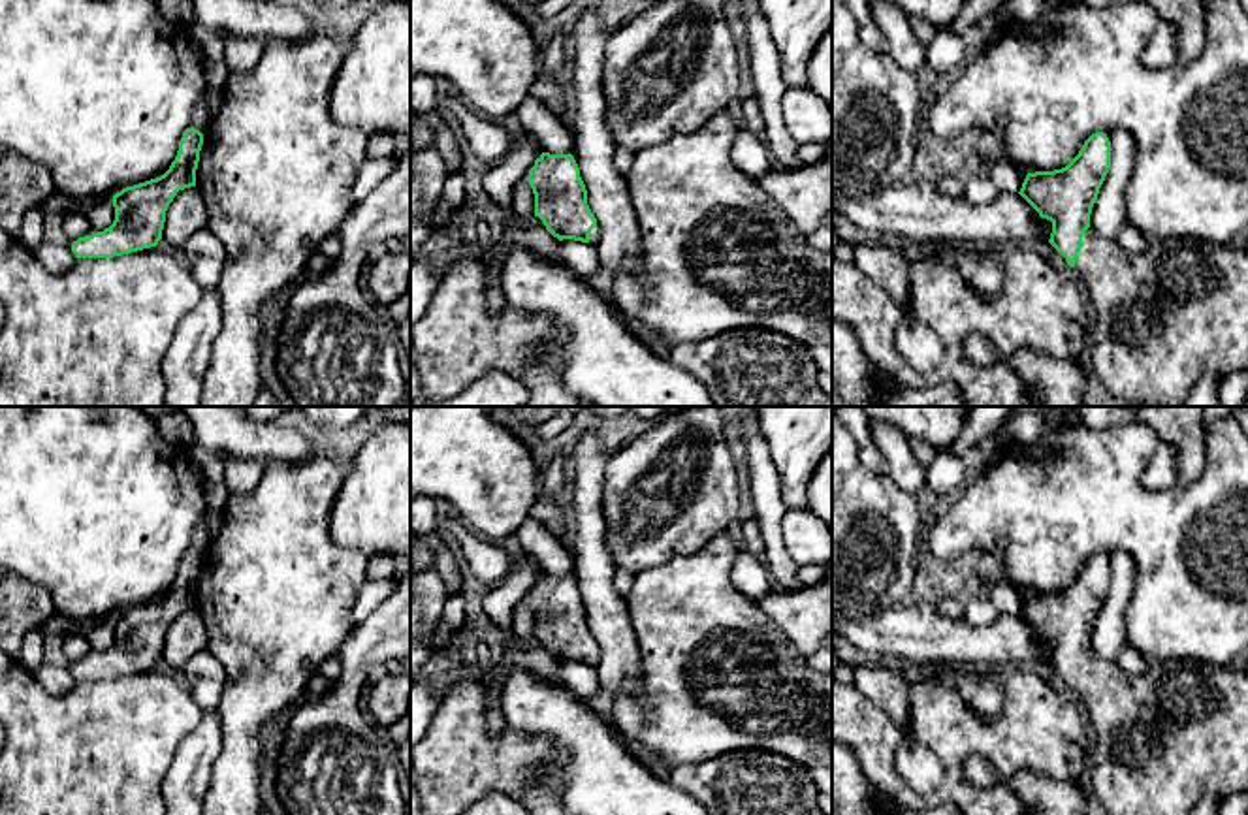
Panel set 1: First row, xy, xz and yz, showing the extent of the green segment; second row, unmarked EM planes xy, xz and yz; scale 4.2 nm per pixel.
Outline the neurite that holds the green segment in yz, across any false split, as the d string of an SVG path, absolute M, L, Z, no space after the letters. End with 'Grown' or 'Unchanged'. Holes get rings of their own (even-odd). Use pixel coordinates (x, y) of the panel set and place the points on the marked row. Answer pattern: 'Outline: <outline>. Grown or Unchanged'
Outline: M1096 132L1065 168L1028 173L1018 194L1052 222L1048 243L1088 288L1092 320L1086 344L1101 384L1118 405L1182 407L1207 375L1248 371L1248 233L1229 245L1193 237L1150 239L1143 252L1128 254L1116 239L1105 239L1090 226L1092 207L1111 169L1111 151L1107 134Z. Grown

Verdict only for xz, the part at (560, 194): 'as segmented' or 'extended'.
extended

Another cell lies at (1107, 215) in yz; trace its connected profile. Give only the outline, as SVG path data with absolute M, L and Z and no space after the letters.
M1122 128L1111 130L1107 137L1112 149L1111 169L1092 207L1090 226L1097 235L1116 239L1126 222L1126 188L1135 166L1135 141Z

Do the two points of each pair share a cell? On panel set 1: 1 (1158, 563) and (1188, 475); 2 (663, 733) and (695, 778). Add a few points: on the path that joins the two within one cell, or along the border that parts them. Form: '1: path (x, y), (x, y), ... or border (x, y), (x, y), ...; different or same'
1: border (1205, 445), (1203, 471), (1179, 486); different
2: border (729, 750), (706, 759), (678, 763), (671, 770); different

